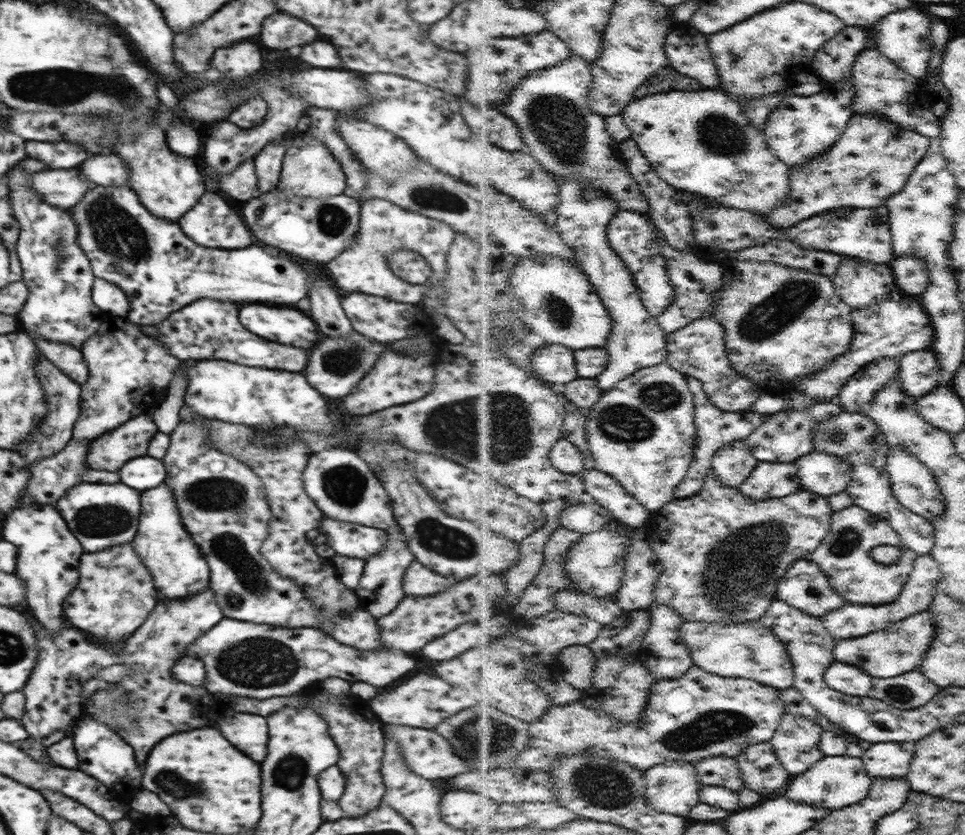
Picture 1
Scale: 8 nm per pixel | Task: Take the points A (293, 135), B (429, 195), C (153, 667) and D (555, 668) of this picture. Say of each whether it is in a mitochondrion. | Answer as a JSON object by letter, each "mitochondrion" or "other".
{"A":"other","B":"mitochondrion","C":"other","D":"other"}

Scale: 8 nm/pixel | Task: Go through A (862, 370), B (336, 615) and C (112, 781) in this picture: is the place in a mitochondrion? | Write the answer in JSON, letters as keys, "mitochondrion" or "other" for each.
{"A":"other","B":"other","C":"other"}

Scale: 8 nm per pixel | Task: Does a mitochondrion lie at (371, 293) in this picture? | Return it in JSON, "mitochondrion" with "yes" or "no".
{"mitochondrion":"no"}

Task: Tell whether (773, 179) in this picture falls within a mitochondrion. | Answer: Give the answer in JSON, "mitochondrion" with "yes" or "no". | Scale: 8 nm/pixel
{"mitochondrion":"no"}

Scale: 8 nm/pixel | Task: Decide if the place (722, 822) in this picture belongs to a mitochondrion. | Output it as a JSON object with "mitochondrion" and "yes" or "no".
{"mitochondrion":"no"}

